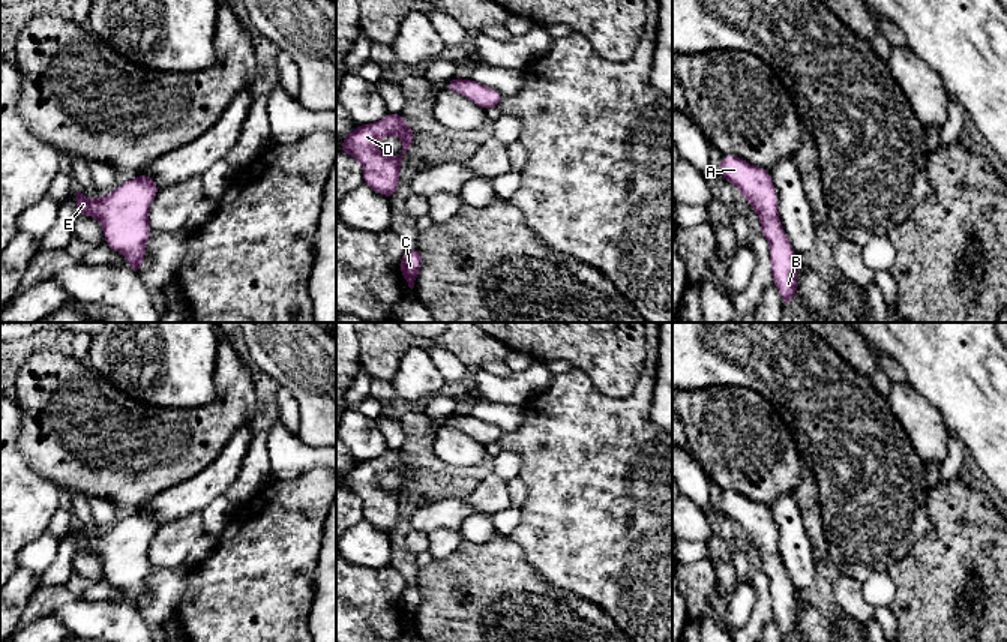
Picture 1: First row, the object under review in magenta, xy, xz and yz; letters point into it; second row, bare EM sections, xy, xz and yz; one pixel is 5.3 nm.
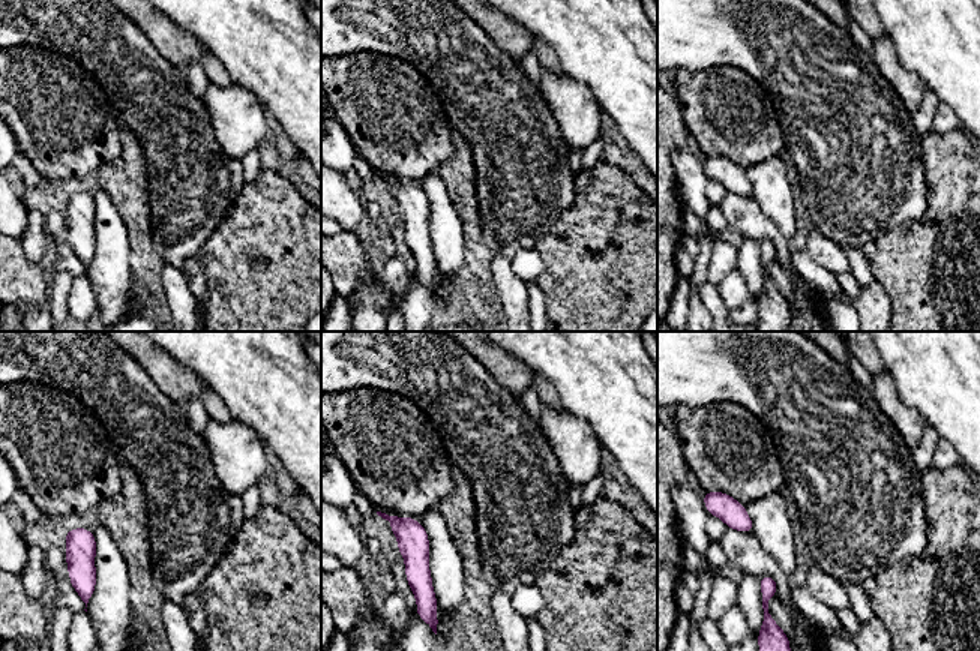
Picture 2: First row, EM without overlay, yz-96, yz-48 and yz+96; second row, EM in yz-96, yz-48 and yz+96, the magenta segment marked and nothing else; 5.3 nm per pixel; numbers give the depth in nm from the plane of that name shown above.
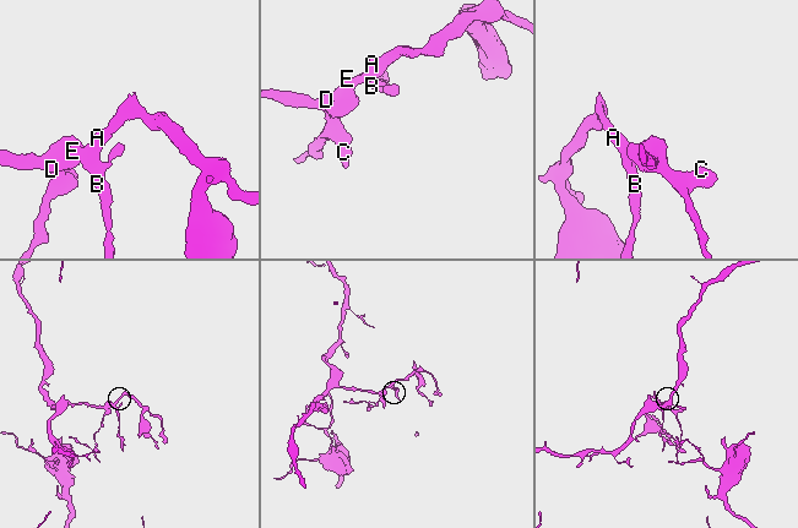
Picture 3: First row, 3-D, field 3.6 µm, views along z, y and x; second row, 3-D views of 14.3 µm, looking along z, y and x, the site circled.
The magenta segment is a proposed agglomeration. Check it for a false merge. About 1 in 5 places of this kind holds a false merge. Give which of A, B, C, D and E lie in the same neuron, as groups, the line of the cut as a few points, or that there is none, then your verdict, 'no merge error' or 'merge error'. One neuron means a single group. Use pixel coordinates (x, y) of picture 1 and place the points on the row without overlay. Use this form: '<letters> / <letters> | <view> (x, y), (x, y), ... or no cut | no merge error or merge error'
A B C D E | no cut | no merge error

